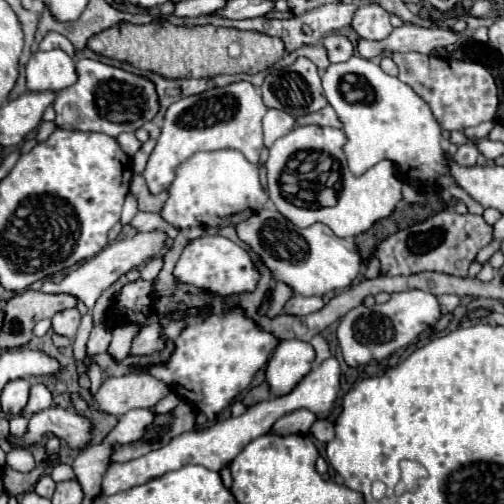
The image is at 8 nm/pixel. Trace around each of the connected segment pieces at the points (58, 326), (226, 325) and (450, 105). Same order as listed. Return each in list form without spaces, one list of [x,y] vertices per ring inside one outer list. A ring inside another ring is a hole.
[[[77,307],[59,311],[59,313],[53,317],[53,331],[55,331],[55,333],[61,333],[61,335],[67,335],[67,337],[73,337],[73,335],[77,333],[79,321],[81,321],[81,313],[79,313]]]
[[[231,307],[223,315],[211,313],[211,315],[203,317],[199,323],[187,325],[175,339],[175,349],[173,349],[171,357],[165,363],[147,365],[143,369],[145,369],[145,373],[165,381],[169,385],[169,389],[177,393],[177,397],[191,401],[195,405],[195,409],[201,411],[207,419],[215,419],[227,405],[233,403],[233,399],[239,393],[243,393],[249,387],[255,373],[269,361],[269,357],[277,345],[279,345],[279,339],[273,333],[263,331],[251,317],[245,317],[243,307]]]
[[[393,53],[399,67],[399,79],[409,85],[433,111],[443,131],[463,131],[467,127],[491,121],[497,111],[497,85],[493,75],[479,63],[439,59],[421,53]]]

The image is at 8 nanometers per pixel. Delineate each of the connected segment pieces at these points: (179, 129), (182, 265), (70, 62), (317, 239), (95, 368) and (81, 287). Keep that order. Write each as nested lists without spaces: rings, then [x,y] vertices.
[[[249,81],[229,83],[225,87],[213,87],[205,93],[185,97],[173,103],[165,113],[165,123],[157,145],[141,173],[147,181],[151,193],[161,193],[173,181],[173,169],[185,157],[191,157],[197,151],[215,151],[215,149],[237,149],[245,155],[249,163],[259,161],[263,149],[263,131],[261,119],[267,113],[267,105],[261,99],[261,93]]]
[[[207,235],[207,237],[199,237],[187,243],[187,247],[183,249],[173,269],[173,275],[179,283],[193,285],[197,289],[207,291],[209,295],[219,295],[219,297],[251,293],[255,291],[261,279],[261,273],[255,267],[251,255],[243,247],[239,247],[237,243],[233,243],[231,239],[223,235]]]
[[[61,49],[37,51],[27,63],[27,87],[31,91],[61,91],[77,81],[75,59]]]
[[[261,209],[237,225],[237,235],[261,255],[273,271],[275,281],[287,283],[299,295],[323,295],[349,287],[361,271],[361,255],[353,239],[337,237],[327,225],[315,223],[307,229],[293,225],[275,209]]]
[[[89,357],[89,361],[91,361],[88,368],[88,375],[91,381],[90,393],[94,396],[95,393],[97,393],[99,387],[101,386],[101,383],[103,382],[103,374],[93,357]]]
[[[147,231],[147,233],[137,233],[135,237],[131,239],[123,239],[123,241],[115,241],[111,245],[107,245],[101,253],[97,253],[97,257],[91,257],[89,261],[85,261],[79,269],[71,271],[61,283],[55,283],[51,277],[47,277],[41,285],[41,289],[45,293],[69,293],[69,295],[75,295],[77,299],[81,299],[87,309],[91,311],[95,307],[95,301],[99,299],[99,295],[109,289],[119,277],[123,277],[127,271],[131,269],[137,269],[137,267],[143,267],[149,259],[157,257],[163,253],[165,249],[165,241],[167,241],[167,235],[163,231]]]

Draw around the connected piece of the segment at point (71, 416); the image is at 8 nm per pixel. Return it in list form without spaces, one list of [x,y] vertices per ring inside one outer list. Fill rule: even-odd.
[[[51,405],[49,409],[43,409],[43,411],[35,413],[29,419],[27,433],[23,433],[23,435],[9,435],[7,441],[11,445],[31,447],[31,445],[41,443],[45,439],[45,435],[53,433],[59,439],[65,439],[71,449],[83,449],[91,441],[89,427],[91,427],[89,419],[81,417],[79,413],[63,409],[59,405]]]

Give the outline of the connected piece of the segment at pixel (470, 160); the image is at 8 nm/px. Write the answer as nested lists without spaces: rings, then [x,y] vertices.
[[[459,145],[459,149],[457,149],[457,153],[453,155],[453,159],[455,159],[457,163],[461,163],[461,165],[475,165],[477,155],[479,155],[479,151],[477,151],[475,145]]]

